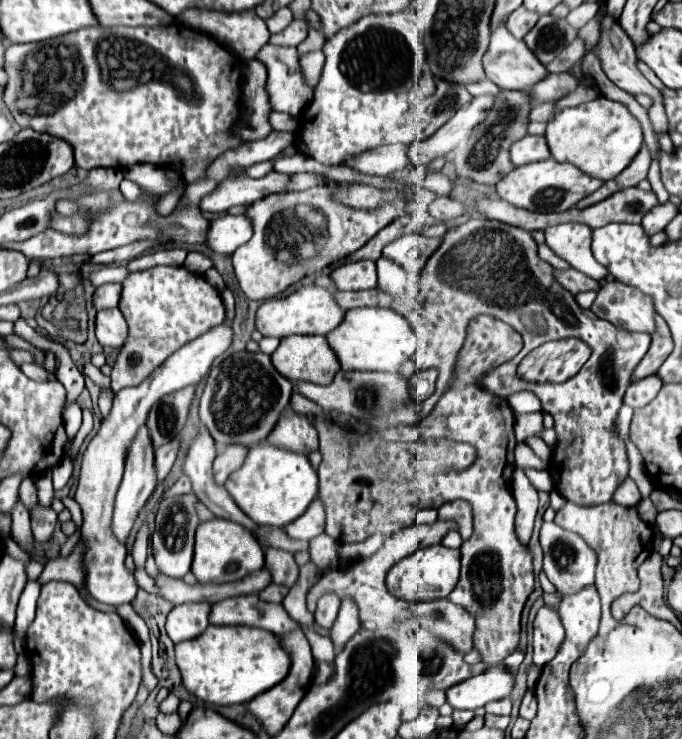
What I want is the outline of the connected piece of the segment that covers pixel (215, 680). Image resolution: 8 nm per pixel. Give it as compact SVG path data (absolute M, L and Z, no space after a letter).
M207 626L207 630L201 636L175 644L175 662L187 692L207 704L217 704L217 706L245 704L253 700L259 692L279 684L279 680L283 680L283 676L287 676L289 672L289 656L279 646L277 636L247 626Z

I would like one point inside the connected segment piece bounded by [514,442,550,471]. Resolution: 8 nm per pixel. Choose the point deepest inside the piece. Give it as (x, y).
(524, 456)

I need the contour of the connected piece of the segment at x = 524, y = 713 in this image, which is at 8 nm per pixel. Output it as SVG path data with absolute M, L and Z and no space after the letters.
M527 692L523 702L521 702L521 710L519 710L519 716L521 718L527 718L531 720L533 716L537 714L537 704L535 704L535 694L533 692Z

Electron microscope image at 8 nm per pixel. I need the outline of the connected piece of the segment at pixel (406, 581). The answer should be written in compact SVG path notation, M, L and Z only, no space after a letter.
M441 544L421 548L415 554L399 560L387 574L387 588L393 596L407 602L447 598L459 580L459 550L445 548Z

